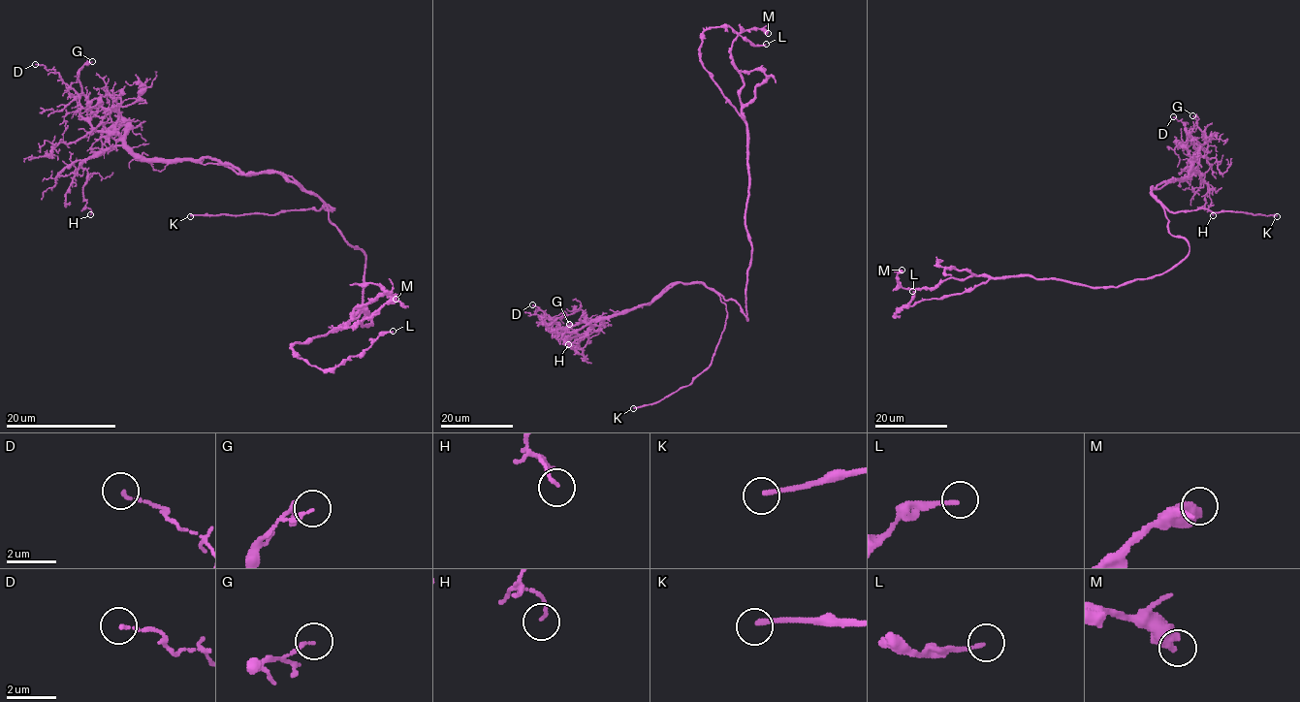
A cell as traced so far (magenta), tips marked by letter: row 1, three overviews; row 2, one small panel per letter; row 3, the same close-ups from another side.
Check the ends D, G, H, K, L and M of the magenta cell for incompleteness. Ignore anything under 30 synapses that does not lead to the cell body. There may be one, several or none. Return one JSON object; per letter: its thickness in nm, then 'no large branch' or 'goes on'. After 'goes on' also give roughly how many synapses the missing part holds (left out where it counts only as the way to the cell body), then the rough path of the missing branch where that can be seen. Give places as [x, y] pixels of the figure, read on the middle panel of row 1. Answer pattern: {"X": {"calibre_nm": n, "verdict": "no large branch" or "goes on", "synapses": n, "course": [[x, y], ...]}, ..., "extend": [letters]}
{"D": {"calibre_nm": 130, "verdict": "no large branch"}, "G": {"calibre_nm": 130, "verdict": "no large branch"}, "H": {"calibre_nm": 100, "verdict": "no large branch"}, "K": {"calibre_nm": 190, "verdict": "goes on"}, "L": {"calibre_nm": 140, "verdict": "no large branch"}, "M": {"calibre_nm": 500, "verdict": "no large branch"}, "extend": ["K"]}

